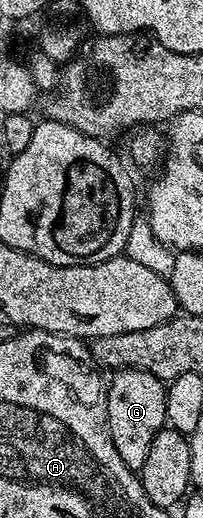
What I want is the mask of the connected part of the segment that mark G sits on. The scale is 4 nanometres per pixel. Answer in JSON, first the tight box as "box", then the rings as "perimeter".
{"box":[107,367,167,472],"perimeter":[[[122,367],[112,372],[113,380],[107,383],[107,421],[111,441],[115,441],[115,450],[123,457],[123,465],[132,471],[140,472],[143,461],[147,461],[147,453],[151,450],[151,441],[155,441],[155,433],[166,426],[165,410],[167,397],[166,380],[155,377],[143,369]]]}

